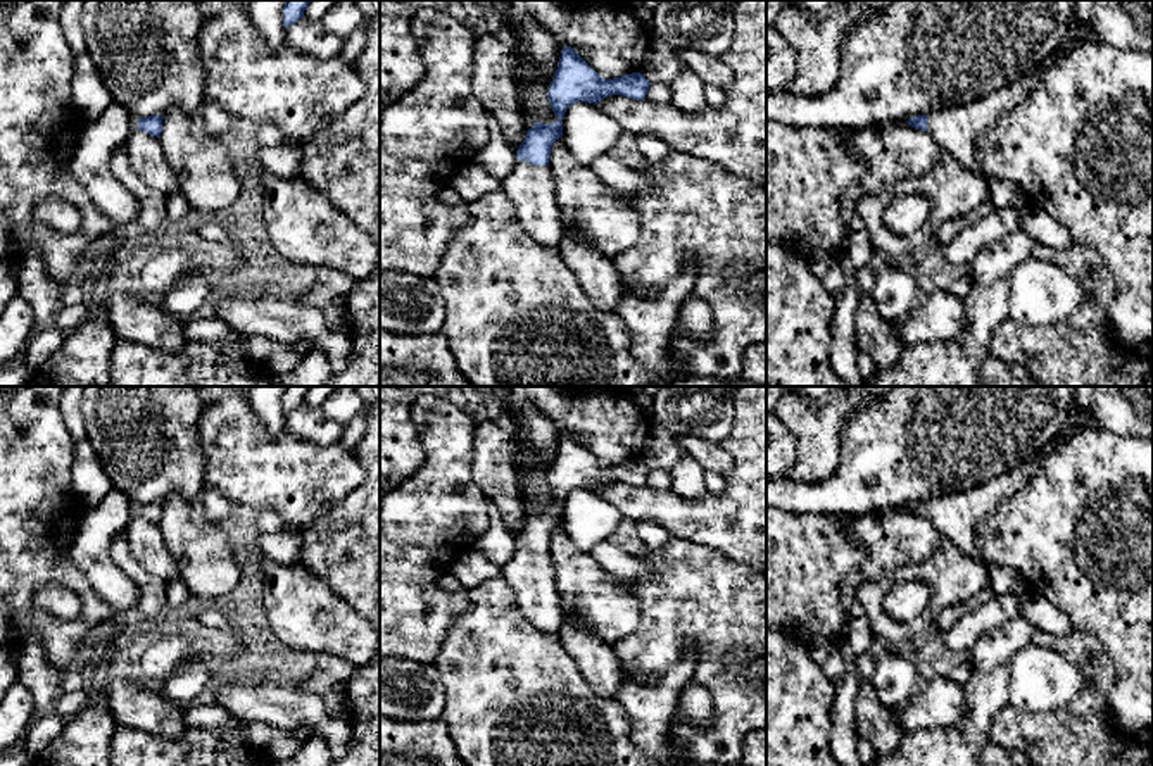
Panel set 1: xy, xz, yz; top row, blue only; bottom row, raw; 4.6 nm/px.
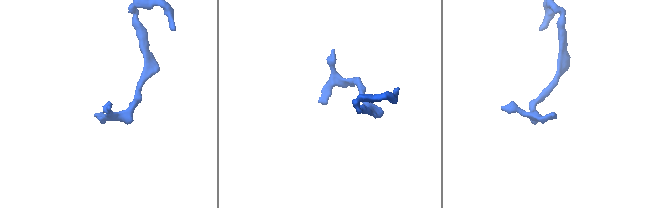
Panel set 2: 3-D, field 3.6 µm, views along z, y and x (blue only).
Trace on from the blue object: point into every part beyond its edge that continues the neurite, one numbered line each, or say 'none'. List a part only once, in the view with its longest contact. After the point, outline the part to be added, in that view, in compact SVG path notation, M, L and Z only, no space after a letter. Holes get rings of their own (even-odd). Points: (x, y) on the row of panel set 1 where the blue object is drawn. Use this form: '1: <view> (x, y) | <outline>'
1: xz (532, 190) | M518 160L502 179L502 192L514 204L520 224L528 236L549 247L561 243L563 217L549 166Z

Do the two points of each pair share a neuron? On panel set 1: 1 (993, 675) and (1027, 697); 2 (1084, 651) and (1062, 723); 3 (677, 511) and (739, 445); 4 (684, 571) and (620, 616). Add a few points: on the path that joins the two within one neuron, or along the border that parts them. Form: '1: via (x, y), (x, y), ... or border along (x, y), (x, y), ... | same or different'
1: border along (1022, 649), (1010, 661), (1008, 703) | different
2: via (1091, 670), (1091, 696), (1081, 706) | same
3: via (703, 511), (715, 511), (741, 485), (741, 471) | same
4: border along (625, 580), (639, 604), (639, 625), (620, 639) | different

